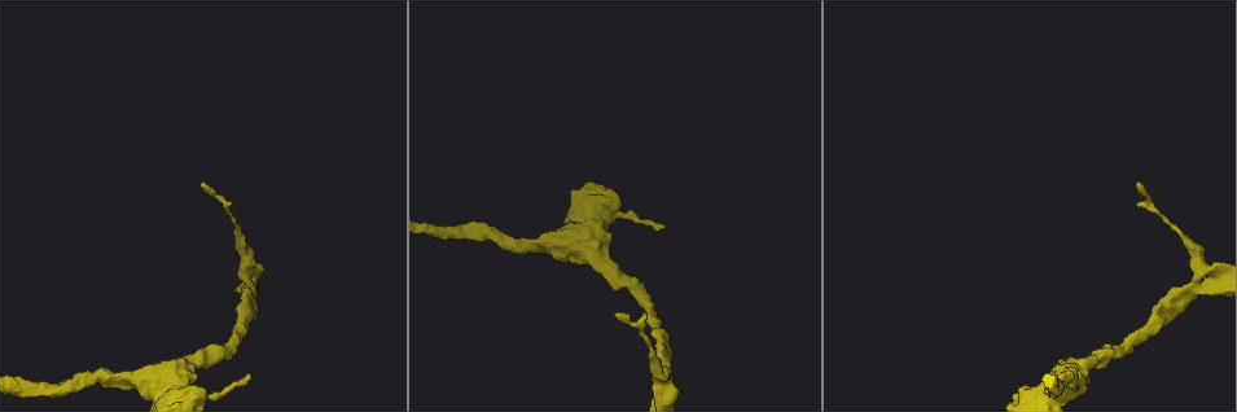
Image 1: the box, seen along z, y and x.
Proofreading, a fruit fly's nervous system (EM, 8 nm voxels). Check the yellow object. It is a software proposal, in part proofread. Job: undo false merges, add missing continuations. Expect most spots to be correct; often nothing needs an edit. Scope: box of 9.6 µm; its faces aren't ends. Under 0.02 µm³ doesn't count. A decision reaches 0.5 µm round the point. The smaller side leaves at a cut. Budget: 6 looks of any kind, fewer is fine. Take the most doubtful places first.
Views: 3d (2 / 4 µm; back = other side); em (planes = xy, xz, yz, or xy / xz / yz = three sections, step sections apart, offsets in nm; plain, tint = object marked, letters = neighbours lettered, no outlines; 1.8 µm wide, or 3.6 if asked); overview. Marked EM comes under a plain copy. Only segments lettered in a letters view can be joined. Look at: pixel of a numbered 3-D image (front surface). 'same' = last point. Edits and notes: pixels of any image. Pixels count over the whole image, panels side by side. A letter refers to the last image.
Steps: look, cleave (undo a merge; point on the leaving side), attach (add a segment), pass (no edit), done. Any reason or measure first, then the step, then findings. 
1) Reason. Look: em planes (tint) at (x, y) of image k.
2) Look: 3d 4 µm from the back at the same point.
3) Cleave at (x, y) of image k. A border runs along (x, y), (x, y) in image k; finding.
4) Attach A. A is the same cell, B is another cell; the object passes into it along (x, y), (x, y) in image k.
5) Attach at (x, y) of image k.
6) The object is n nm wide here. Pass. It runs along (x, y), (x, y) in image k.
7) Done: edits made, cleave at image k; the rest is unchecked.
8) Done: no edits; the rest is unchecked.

Thick turns thin. Look: 3d 4 µm at (171, 377) of image 1.

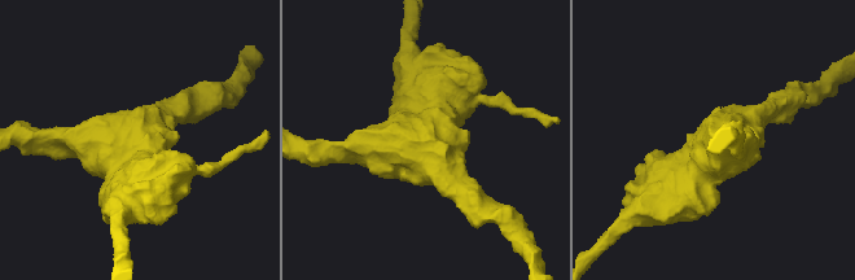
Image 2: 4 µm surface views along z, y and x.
Look: em 3.6 µm yz step 4 (tint) at (426, 149) of image 2.

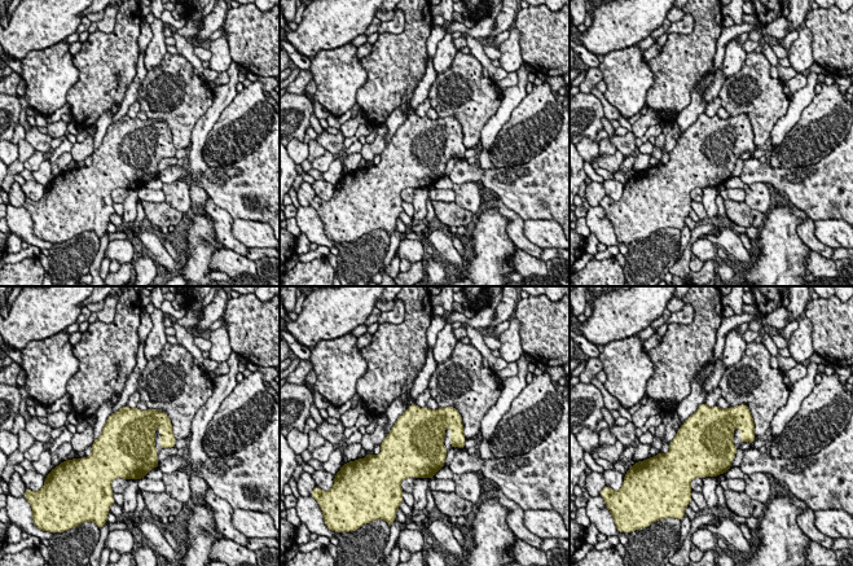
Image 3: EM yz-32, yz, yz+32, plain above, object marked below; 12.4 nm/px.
Look: em 3.6 µm xz step 4 (letters) at the same point.

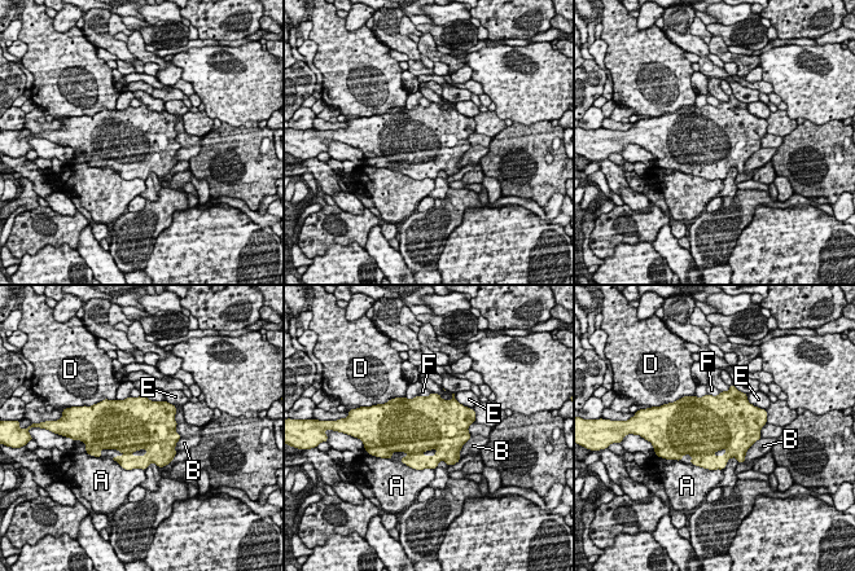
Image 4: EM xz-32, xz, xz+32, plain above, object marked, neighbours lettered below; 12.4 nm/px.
The longest contact is with A, 440 nm. Pass. A, B, D, E and F are other cells; a border runs along (112, 459), (125, 469), (144, 470) in image 4; all the same neuron.

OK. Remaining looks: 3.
Free end. Look: em planes (letters) at (202, 186) of image 1.

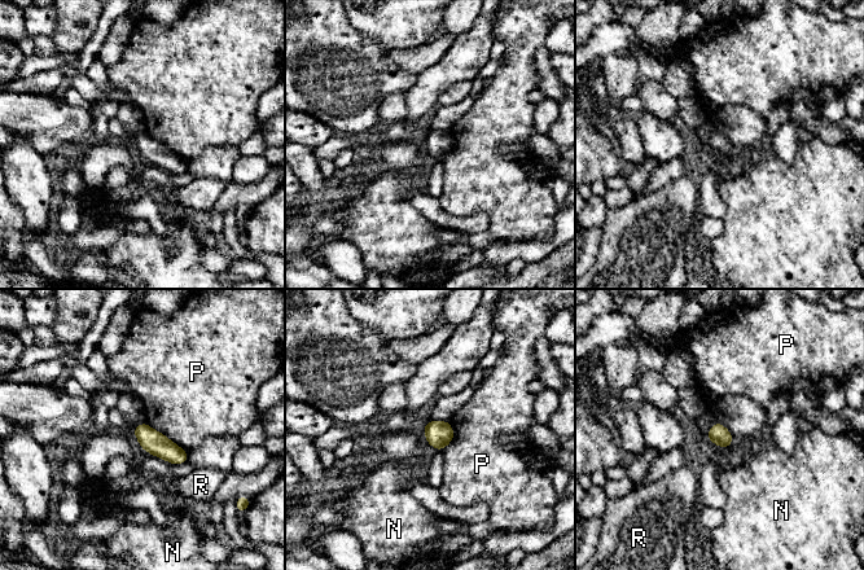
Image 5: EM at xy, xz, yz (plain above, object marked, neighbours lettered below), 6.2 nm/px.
The longest contact is with P, 340 nm. Pass. N, P and R are other cells; no lettered segment goes on from it.

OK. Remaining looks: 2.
Done: no edits; the rest is unchecked.

